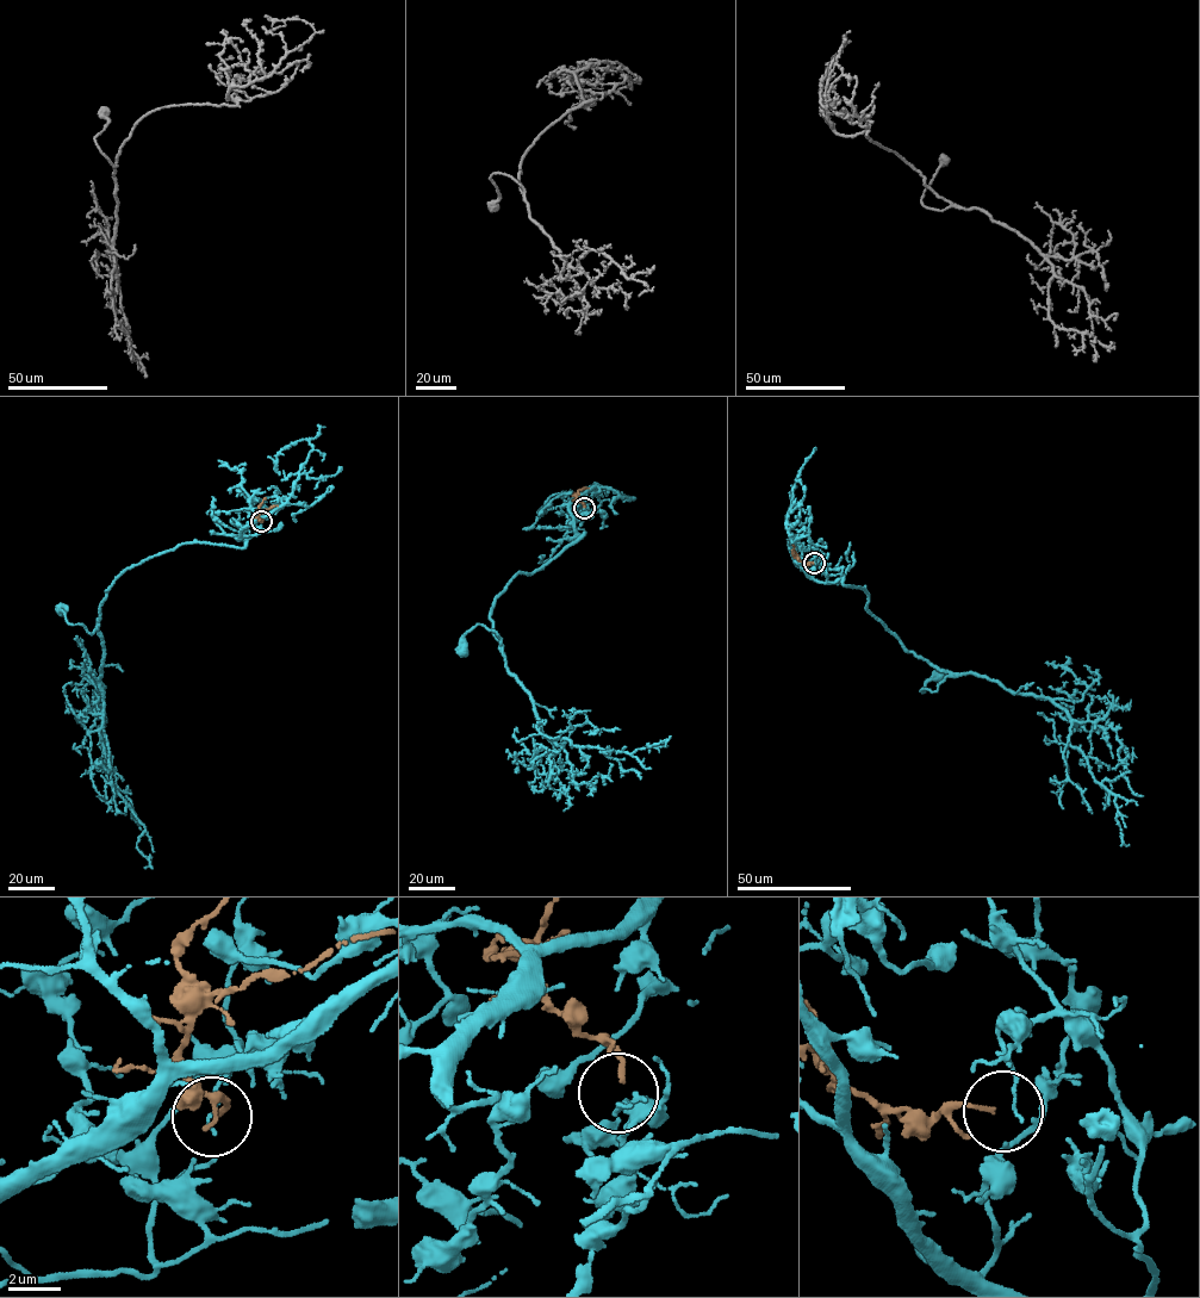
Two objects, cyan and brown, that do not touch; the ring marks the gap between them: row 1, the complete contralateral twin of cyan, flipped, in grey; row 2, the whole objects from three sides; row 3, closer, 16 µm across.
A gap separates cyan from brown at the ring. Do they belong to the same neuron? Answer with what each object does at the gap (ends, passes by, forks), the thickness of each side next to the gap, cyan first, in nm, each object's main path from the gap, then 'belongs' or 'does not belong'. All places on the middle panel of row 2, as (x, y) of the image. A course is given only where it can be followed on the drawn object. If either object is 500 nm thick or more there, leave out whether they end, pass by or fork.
cyan ends; brown ends; calibres 130 and 170 nm; course cyan (584, 508), (574, 527), (584, 533), (496, 598), (489, 619), (504, 656), (496, 633), (477, 623), (462, 650); course brown (584, 507), (577, 495), (589, 489); does not belong

